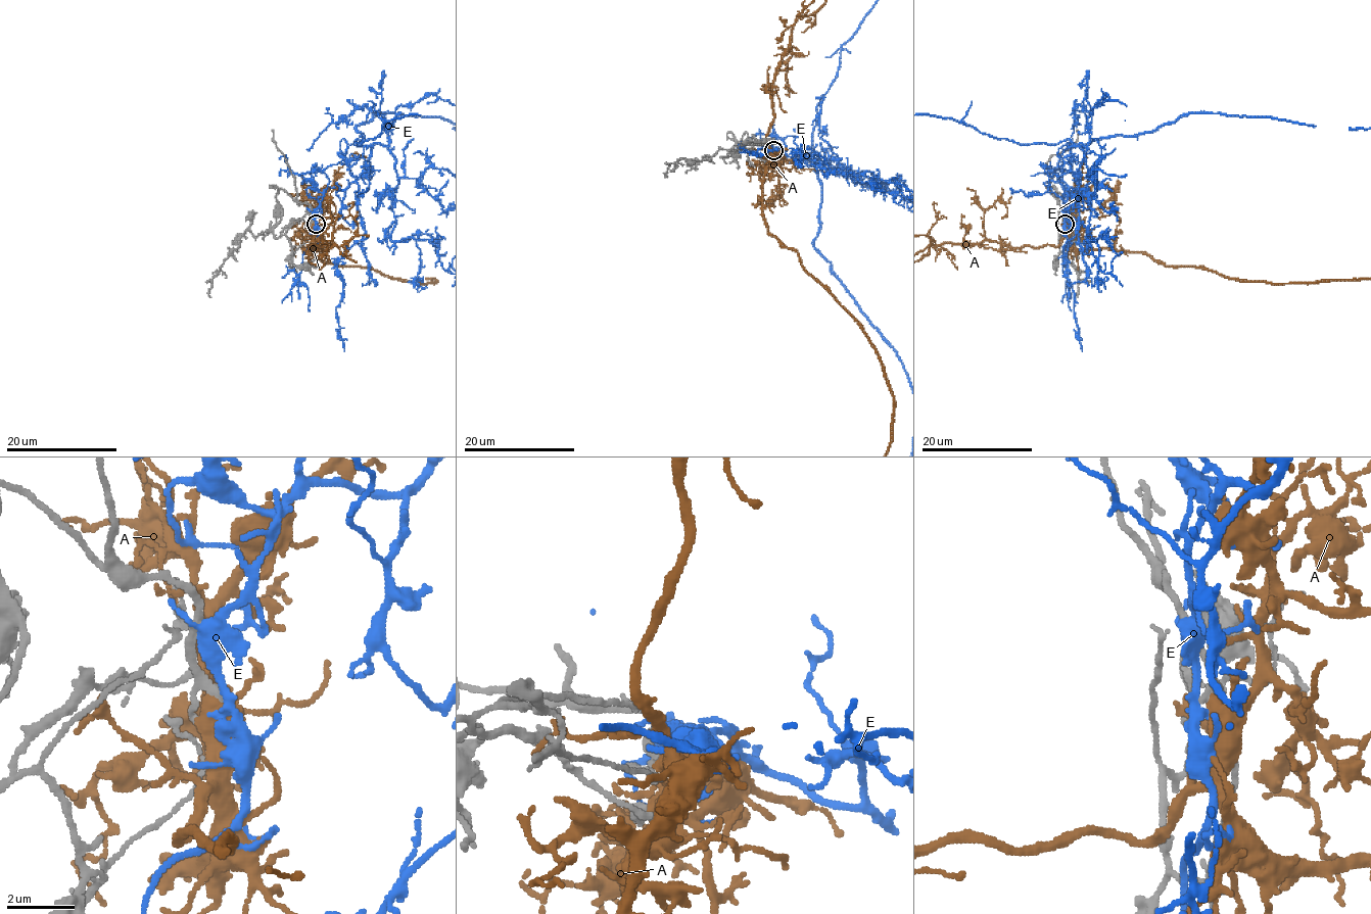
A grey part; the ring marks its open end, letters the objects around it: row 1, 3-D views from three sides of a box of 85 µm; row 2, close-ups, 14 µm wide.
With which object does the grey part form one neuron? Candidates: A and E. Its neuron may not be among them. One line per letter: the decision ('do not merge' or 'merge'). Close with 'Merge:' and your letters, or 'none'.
A: do not merge
E: do not merge
Merge: none

